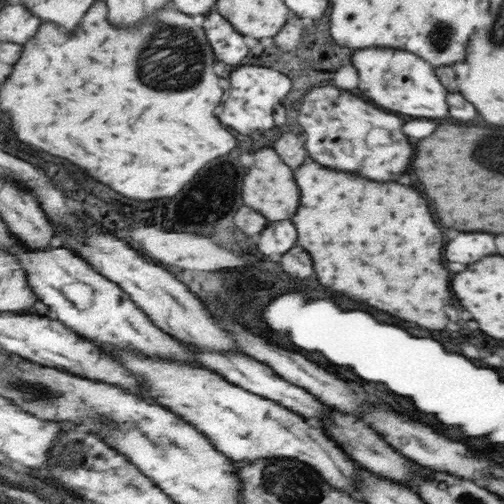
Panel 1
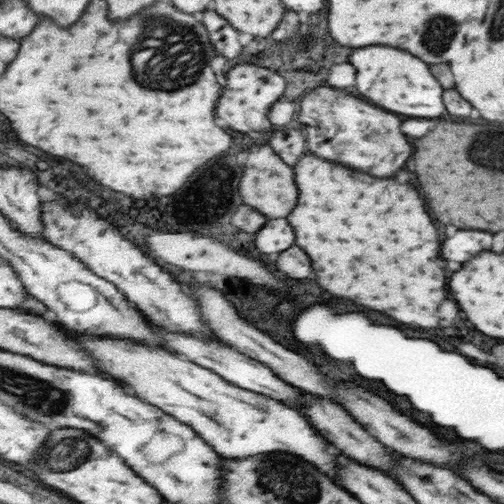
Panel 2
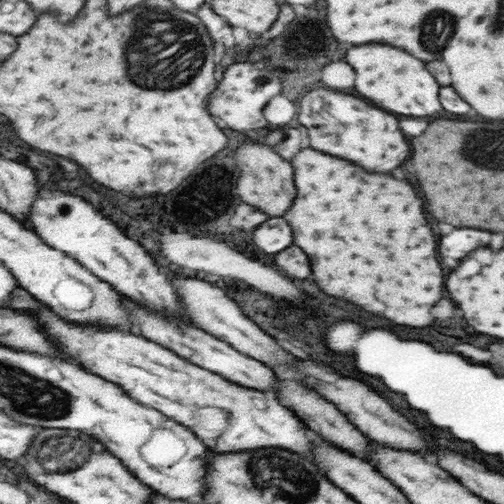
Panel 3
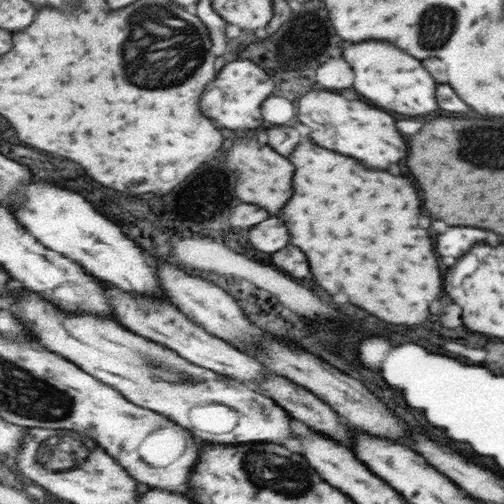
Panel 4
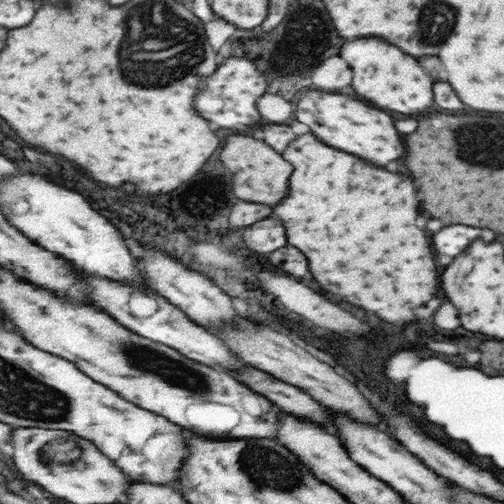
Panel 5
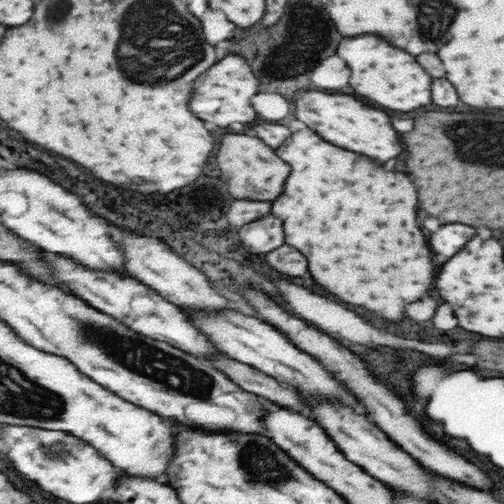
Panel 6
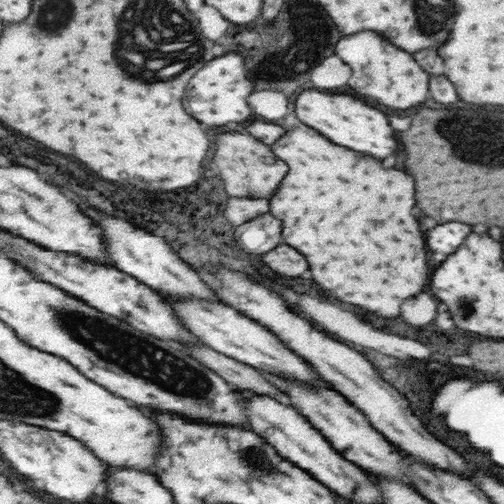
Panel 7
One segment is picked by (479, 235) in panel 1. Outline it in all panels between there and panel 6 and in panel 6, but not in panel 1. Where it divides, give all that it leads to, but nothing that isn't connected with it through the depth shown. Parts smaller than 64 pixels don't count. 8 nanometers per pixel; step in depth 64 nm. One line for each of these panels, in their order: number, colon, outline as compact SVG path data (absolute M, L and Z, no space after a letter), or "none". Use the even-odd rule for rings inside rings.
2: M457 230L451 238L443 240L443 256L453 262L467 262L483 250L491 250L491 234L475 230Z
3: M459 228L459 230L449 232L447 236L441 236L441 240L439 240L439 252L443 252L443 256L461 260L471 250L487 246L489 238L491 238L489 232L473 230L473 228Z
4: M449 228L445 234L439 234L435 238L435 244L439 244L439 256L459 258L473 244L483 242L483 240L485 240L485 230L477 230L477 228Z
5: M455 224L455 226L445 226L439 232L435 232L435 250L445 256L457 256L463 252L469 242L479 238L479 228Z
6: M445 224L439 230L431 232L431 248L435 248L437 254L443 254L447 258L451 258L455 252L459 252L463 248L463 244L475 234L475 230L471 226L463 226L463 224Z

